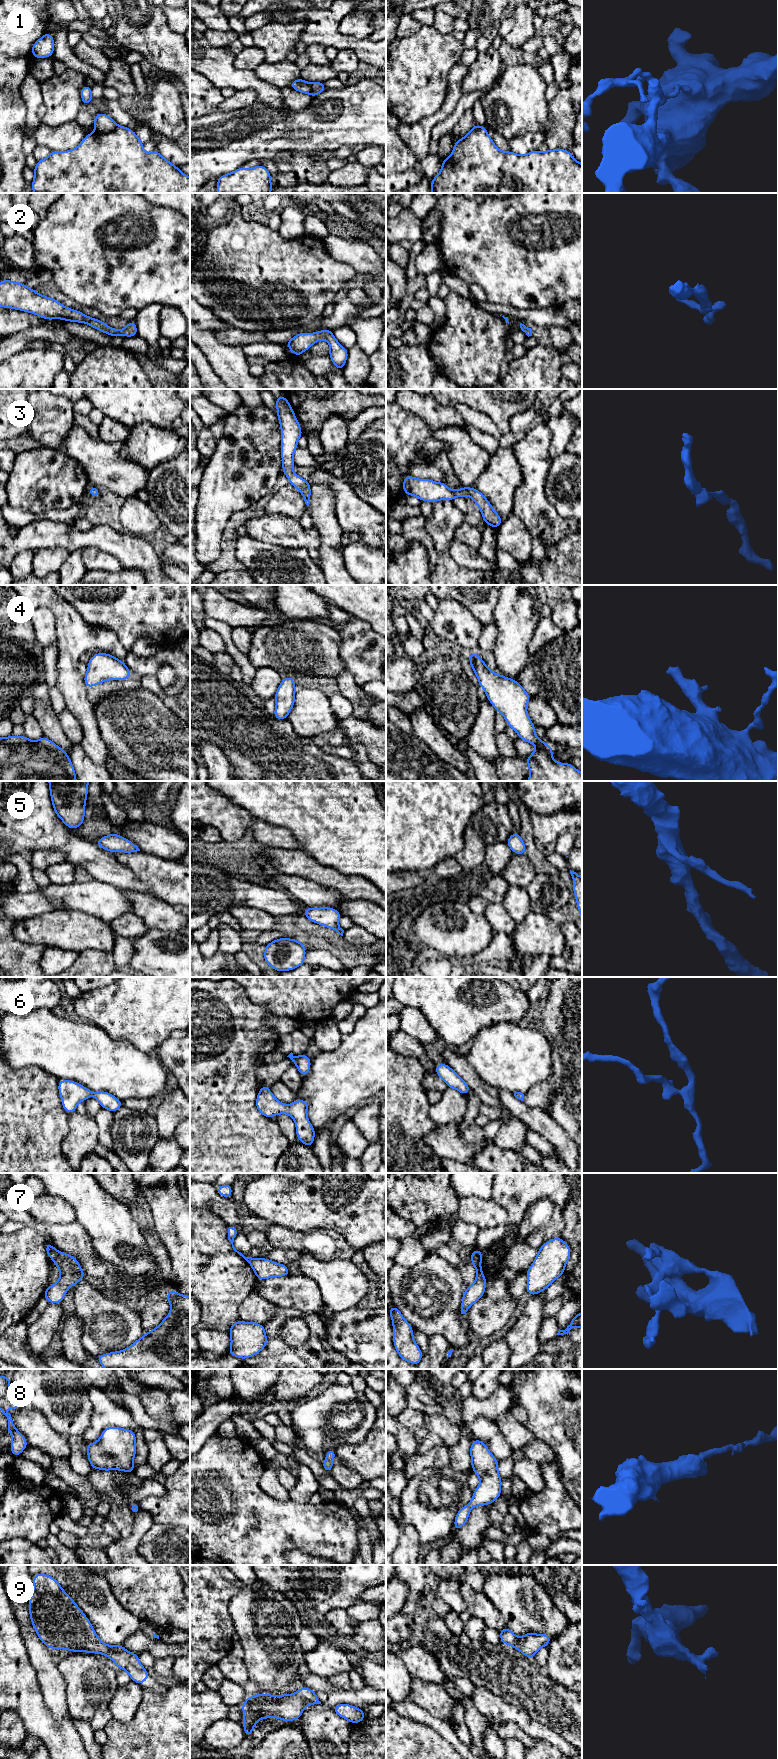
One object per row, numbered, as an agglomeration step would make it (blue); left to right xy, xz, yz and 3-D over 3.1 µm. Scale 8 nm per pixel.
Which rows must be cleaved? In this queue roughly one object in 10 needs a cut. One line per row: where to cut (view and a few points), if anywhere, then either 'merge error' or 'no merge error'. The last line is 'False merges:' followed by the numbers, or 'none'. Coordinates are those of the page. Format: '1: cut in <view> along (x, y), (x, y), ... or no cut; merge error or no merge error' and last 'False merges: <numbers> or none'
1: cut in xy along (117, 126), (107, 132), (95, 132); merge error
2: no cut; no merge error
3: no cut; no merge error
4: no cut; no merge error
5: no cut; no merge error
6: no cut; no merge error
7: cut in xy along (57, 1251), (56, 1257), (53, 1260); merge error
8: no cut; no merge error
9: no cut; no merge error
False merges: 1, 7

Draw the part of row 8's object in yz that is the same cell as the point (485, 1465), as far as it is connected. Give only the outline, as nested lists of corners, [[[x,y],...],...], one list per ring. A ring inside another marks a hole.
[[[474,1439],[470,1446],[471,1467],[480,1479],[479,1486],[473,1491],[473,1497],[468,1505],[461,1507],[454,1520],[454,1531],[461,1529],[470,1511],[476,1506],[493,1503],[501,1496],[502,1479],[498,1472],[499,1461],[492,1455],[486,1444]]]

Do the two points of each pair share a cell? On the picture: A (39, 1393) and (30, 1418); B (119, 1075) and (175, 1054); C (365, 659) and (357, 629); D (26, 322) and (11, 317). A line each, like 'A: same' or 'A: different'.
A: different
B: different
C: same
D: same

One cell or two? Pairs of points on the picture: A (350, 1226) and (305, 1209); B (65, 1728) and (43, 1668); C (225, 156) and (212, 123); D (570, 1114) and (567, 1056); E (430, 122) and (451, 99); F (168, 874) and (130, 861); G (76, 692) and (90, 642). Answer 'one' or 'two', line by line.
A: one
B: two
C: one
D: one
E: one
F: one
G: one

